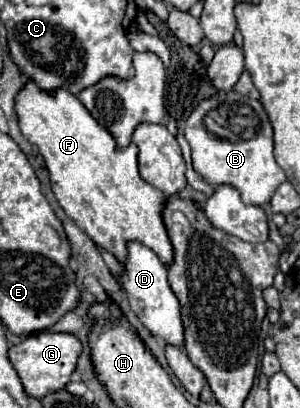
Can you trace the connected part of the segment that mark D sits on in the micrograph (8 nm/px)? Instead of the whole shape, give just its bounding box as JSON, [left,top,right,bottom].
[118,241,184,345]

